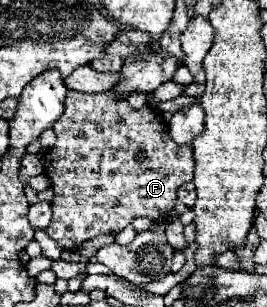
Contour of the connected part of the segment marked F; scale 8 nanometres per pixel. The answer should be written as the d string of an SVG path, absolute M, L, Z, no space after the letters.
M68 90L64 114L54 122L56 146L44 156L44 172L52 182L52 222L46 234L58 242L62 250L76 250L82 242L100 236L116 234L134 218L144 216L160 222L176 204L176 192L182 184L194 178L194 158L188 146L176 146L166 132L166 122L152 106L132 110L126 100L116 100L112 92L82 94Z

